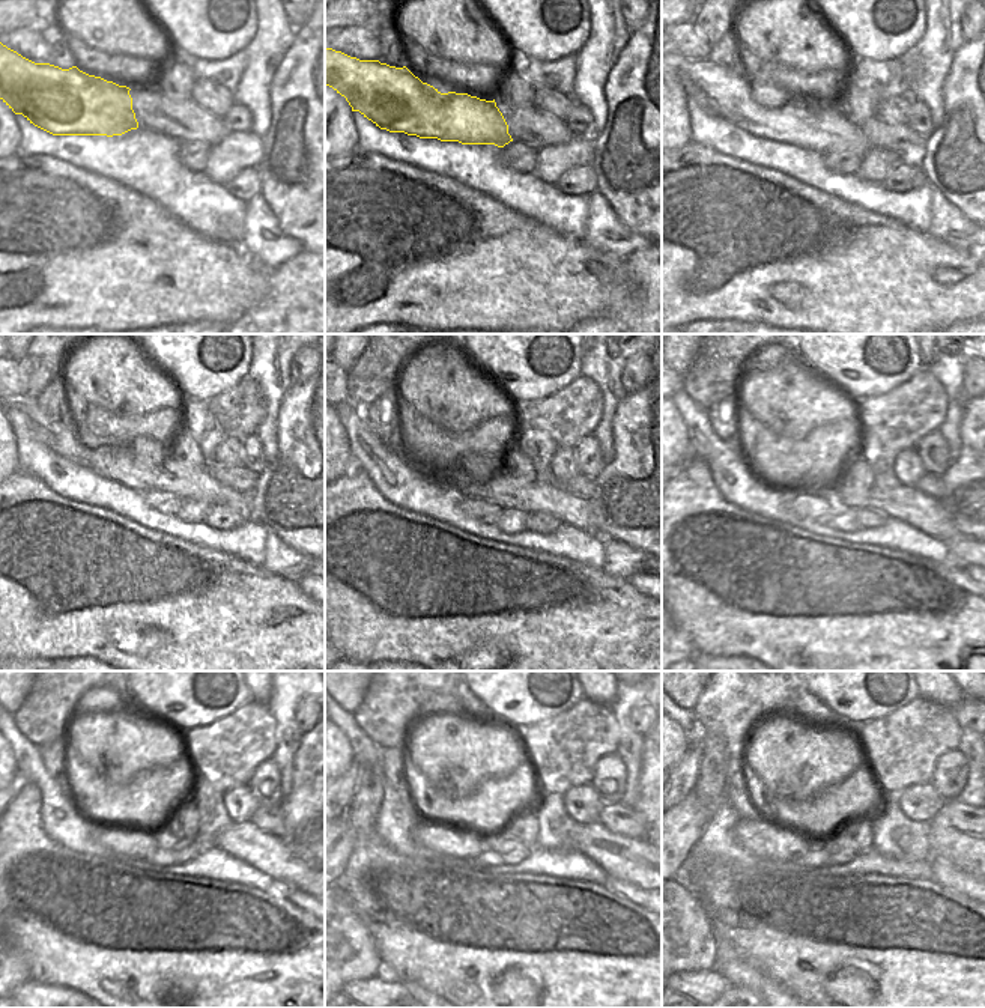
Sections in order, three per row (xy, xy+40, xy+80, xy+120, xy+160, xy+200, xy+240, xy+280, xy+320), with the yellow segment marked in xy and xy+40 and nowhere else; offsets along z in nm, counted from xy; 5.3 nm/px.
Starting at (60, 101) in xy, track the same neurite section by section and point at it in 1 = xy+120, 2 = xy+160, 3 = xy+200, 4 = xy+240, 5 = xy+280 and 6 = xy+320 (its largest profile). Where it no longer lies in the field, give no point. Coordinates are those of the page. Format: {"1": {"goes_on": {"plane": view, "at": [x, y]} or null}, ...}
{"1": {"goes_on": {"plane": "xy+120", "at": [185, 482]}}, "2": {"goes_on": {"plane": "xy+160", "at": [504, 491]}}, "3": {"goes_on": {"plane": "xy+200", "at": [910, 506]}}, "4": {"goes_on": {"plane": "xy+240", "at": [271, 855]}}, "5": {"goes_on": {"plane": "xy+280", "at": [629, 858]}}, "6": {"goes_on": {"plane": "xy+320", "at": [967, 852]}}}

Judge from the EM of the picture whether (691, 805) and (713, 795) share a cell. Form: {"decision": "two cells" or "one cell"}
{"decision": "two cells"}

